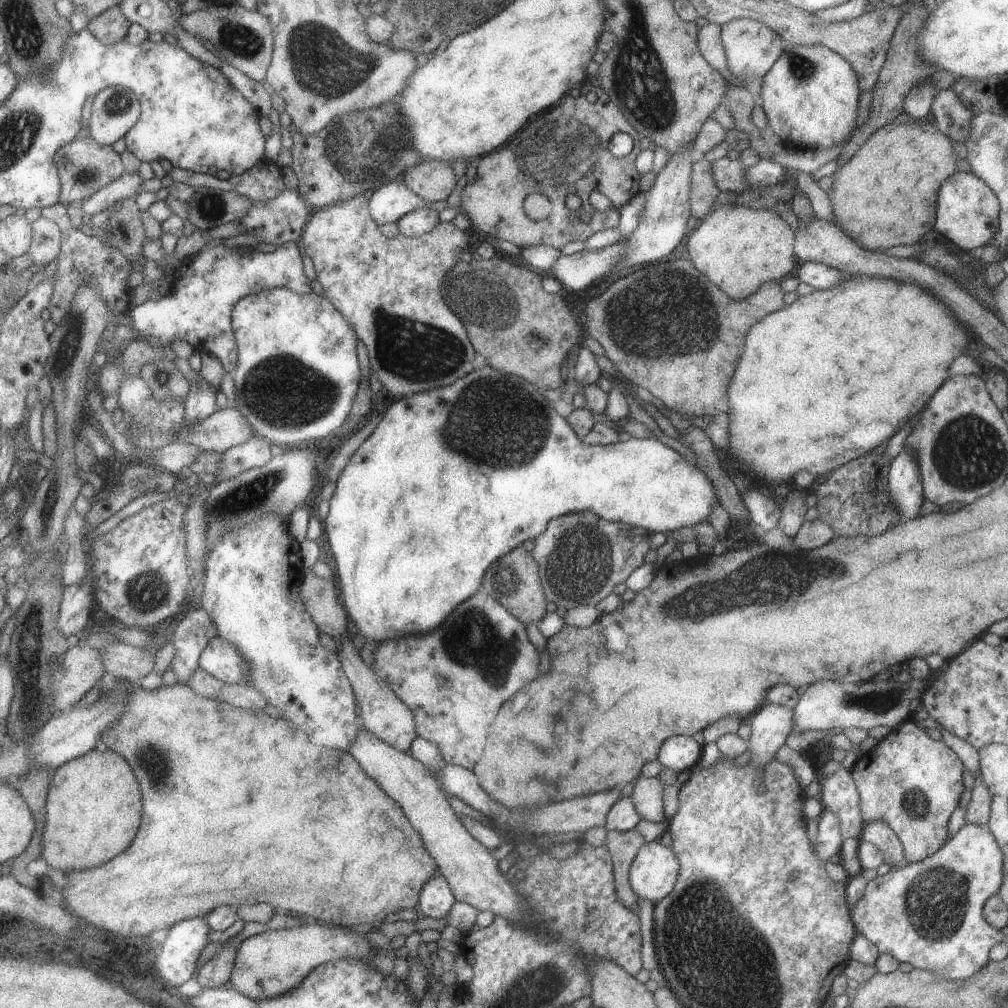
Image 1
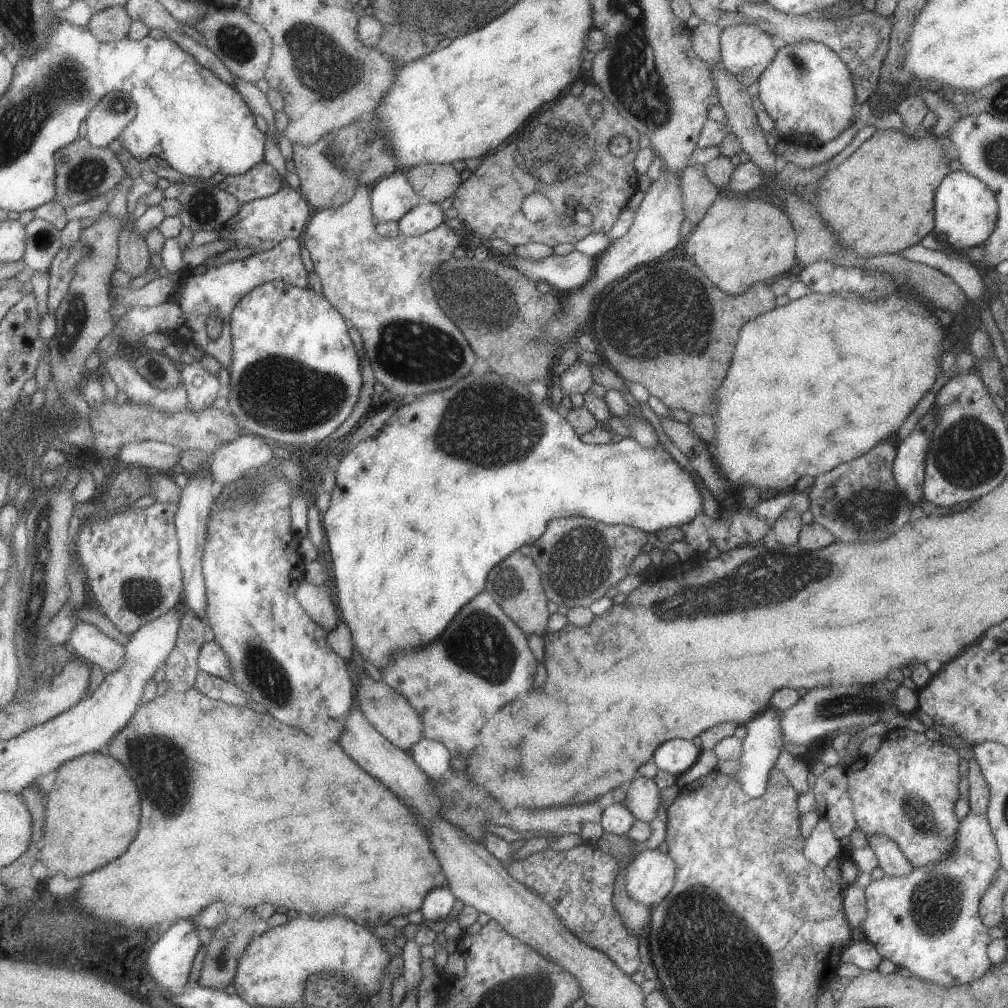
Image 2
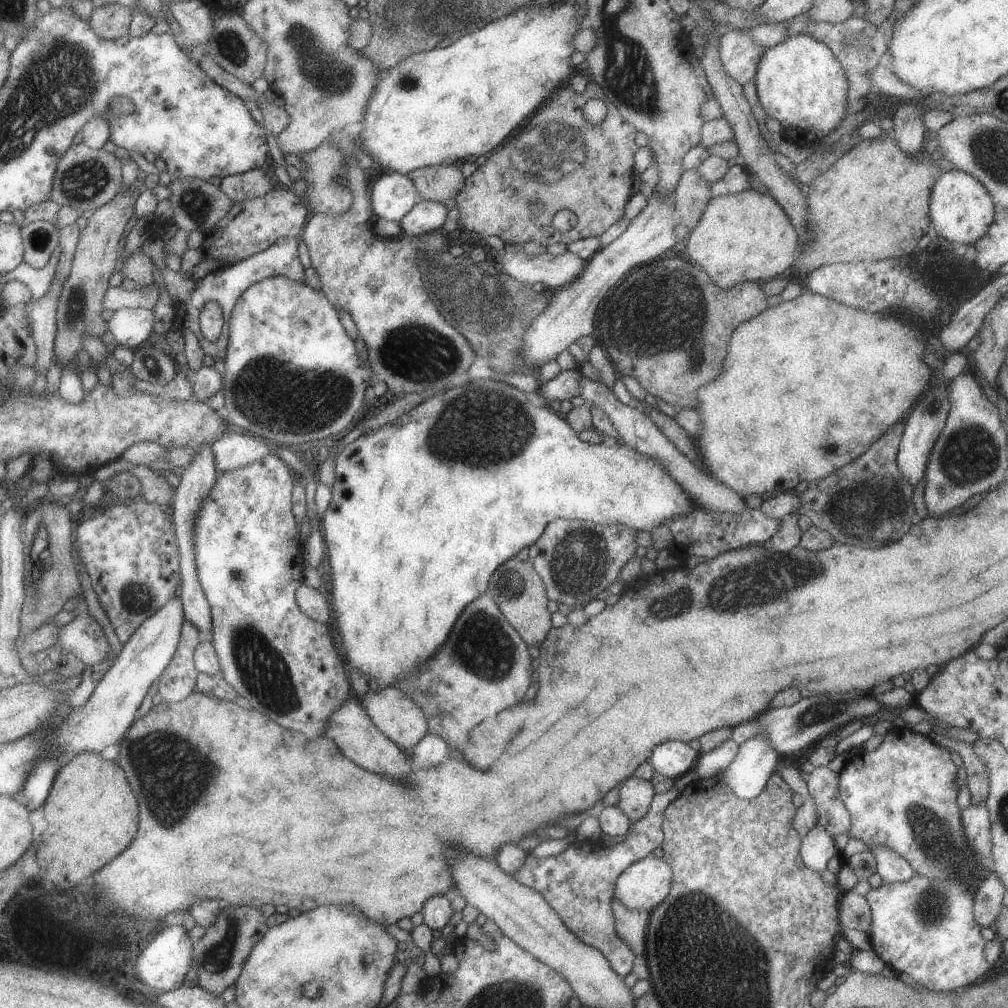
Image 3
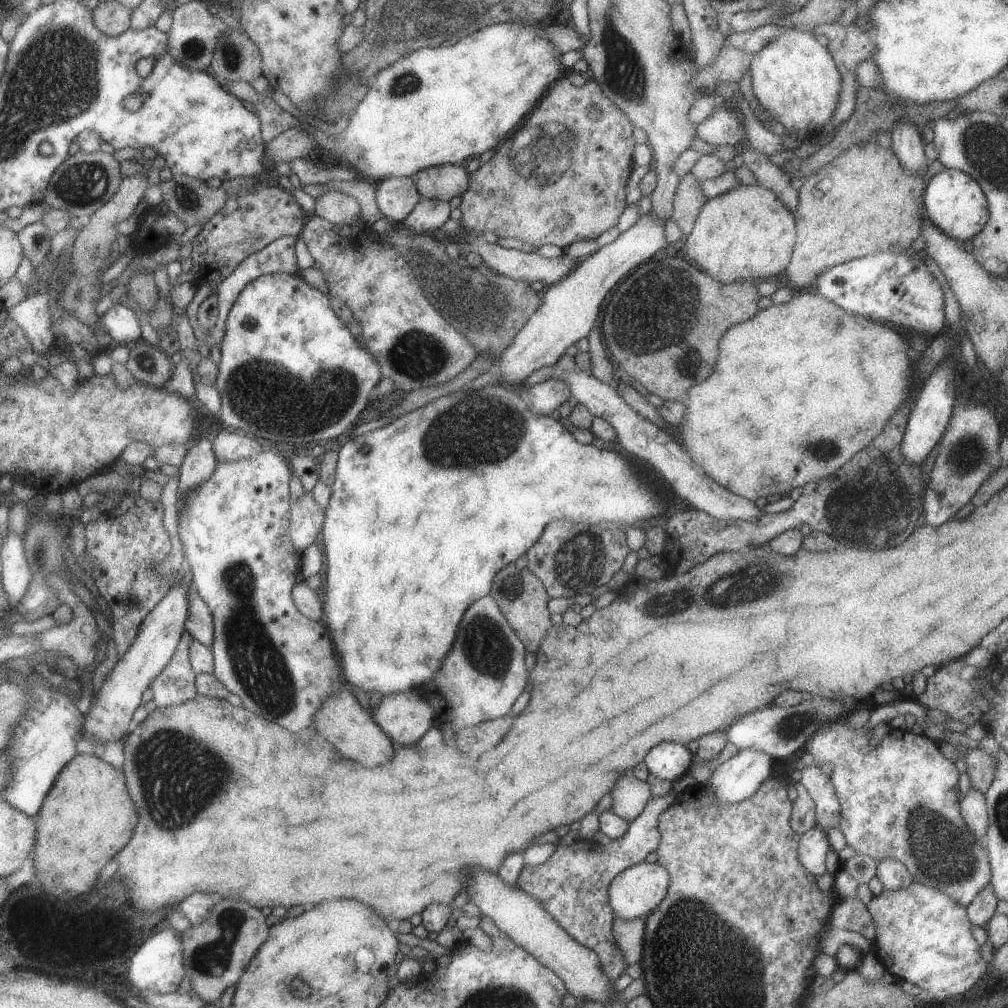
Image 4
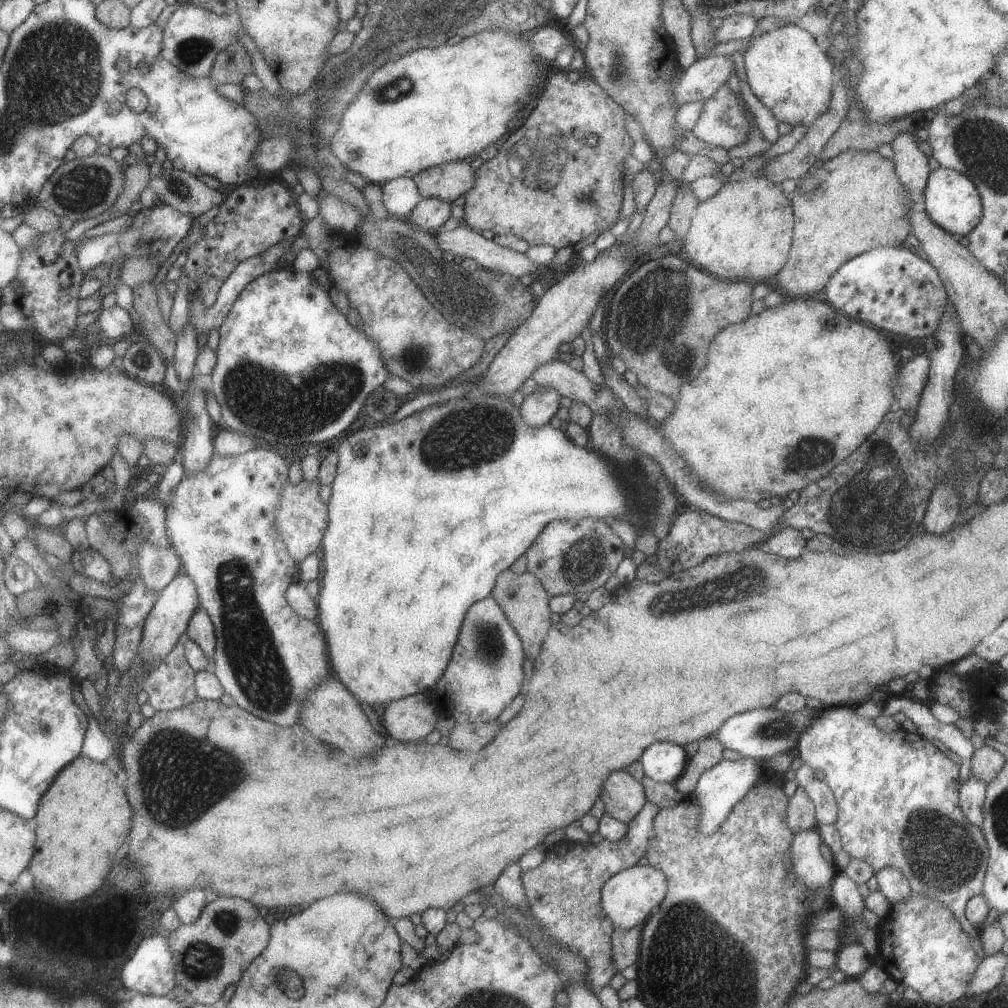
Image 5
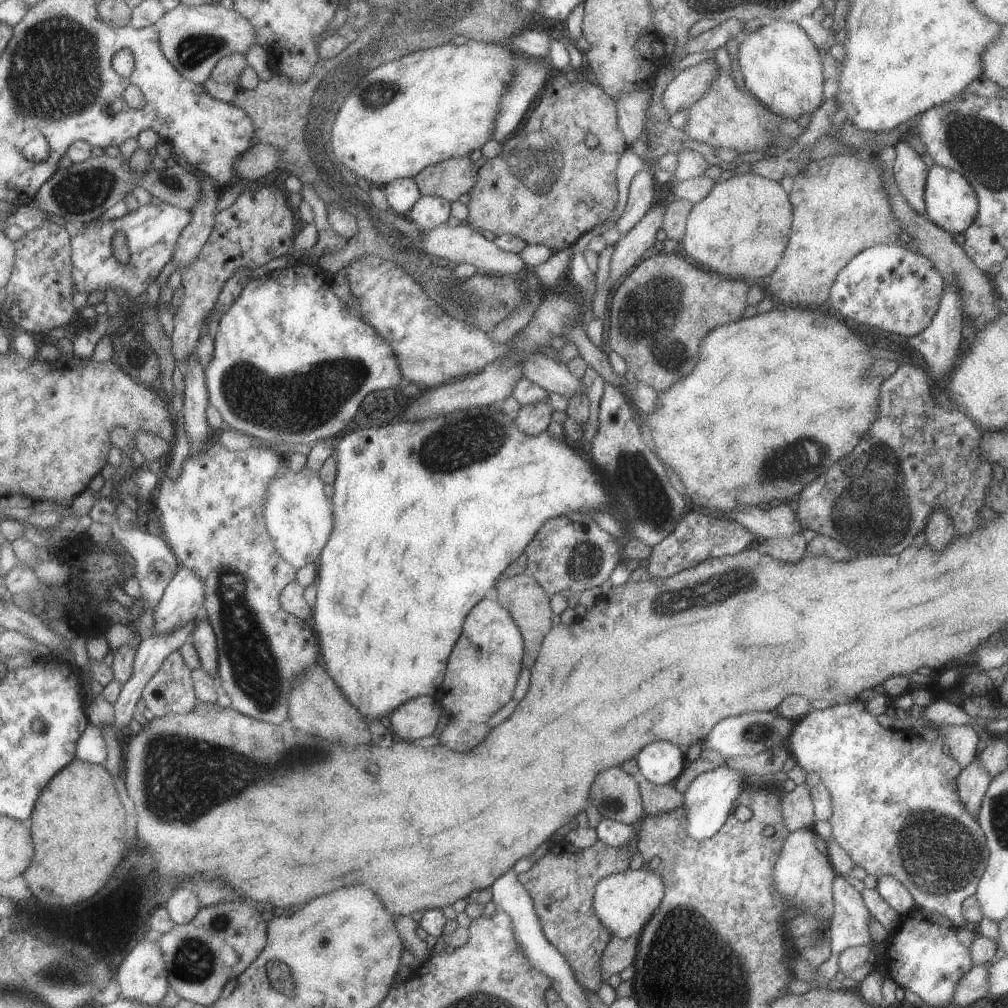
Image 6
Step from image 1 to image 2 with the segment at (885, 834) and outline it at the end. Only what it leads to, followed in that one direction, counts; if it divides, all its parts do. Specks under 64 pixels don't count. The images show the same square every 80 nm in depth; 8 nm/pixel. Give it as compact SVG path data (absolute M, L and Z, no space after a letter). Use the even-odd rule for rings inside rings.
M870 834L866 836L866 844L875 854L878 867L885 875L900 877L907 874L914 866L903 856L899 847L890 838L882 834Z

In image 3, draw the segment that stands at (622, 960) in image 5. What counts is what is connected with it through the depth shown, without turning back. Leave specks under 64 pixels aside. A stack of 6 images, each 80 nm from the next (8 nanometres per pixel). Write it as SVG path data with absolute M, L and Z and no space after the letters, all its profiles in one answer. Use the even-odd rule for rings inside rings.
M612 897L611 908L614 916L614 929L631 947L634 955L639 957L645 950L645 932L649 920L649 912L645 909L628 909L617 897Z

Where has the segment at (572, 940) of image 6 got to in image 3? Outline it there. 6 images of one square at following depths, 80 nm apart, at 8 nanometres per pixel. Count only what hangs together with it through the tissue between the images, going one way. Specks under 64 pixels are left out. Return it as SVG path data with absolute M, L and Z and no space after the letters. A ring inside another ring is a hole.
M674 786L664 793L655 793L646 815L632 823L626 839L619 844L605 848L600 842L584 840L570 843L563 852L555 856L534 858L527 854L523 864L511 874L519 884L539 892L561 922L581 942L599 949L611 968L622 978L631 972L637 956L614 929L615 921L610 904L614 896L615 879L632 862L637 862L654 848L661 846L664 837L663 811L678 794Z

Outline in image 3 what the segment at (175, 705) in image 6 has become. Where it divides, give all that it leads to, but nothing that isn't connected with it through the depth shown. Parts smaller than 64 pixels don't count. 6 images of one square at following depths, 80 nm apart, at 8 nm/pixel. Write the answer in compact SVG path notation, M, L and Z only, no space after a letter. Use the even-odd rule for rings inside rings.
M183 619L179 642L165 670L155 682L161 700L182 701L195 691L196 668L193 653L199 644L199 631L187 619Z

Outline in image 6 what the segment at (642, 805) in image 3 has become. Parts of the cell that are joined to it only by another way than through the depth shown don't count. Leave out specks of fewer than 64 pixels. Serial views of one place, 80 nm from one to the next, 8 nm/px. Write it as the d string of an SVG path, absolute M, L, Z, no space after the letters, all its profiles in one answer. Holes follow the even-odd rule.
M609 768L597 774L587 804L595 806L601 819L625 825L640 822L645 816L637 784L621 768Z

